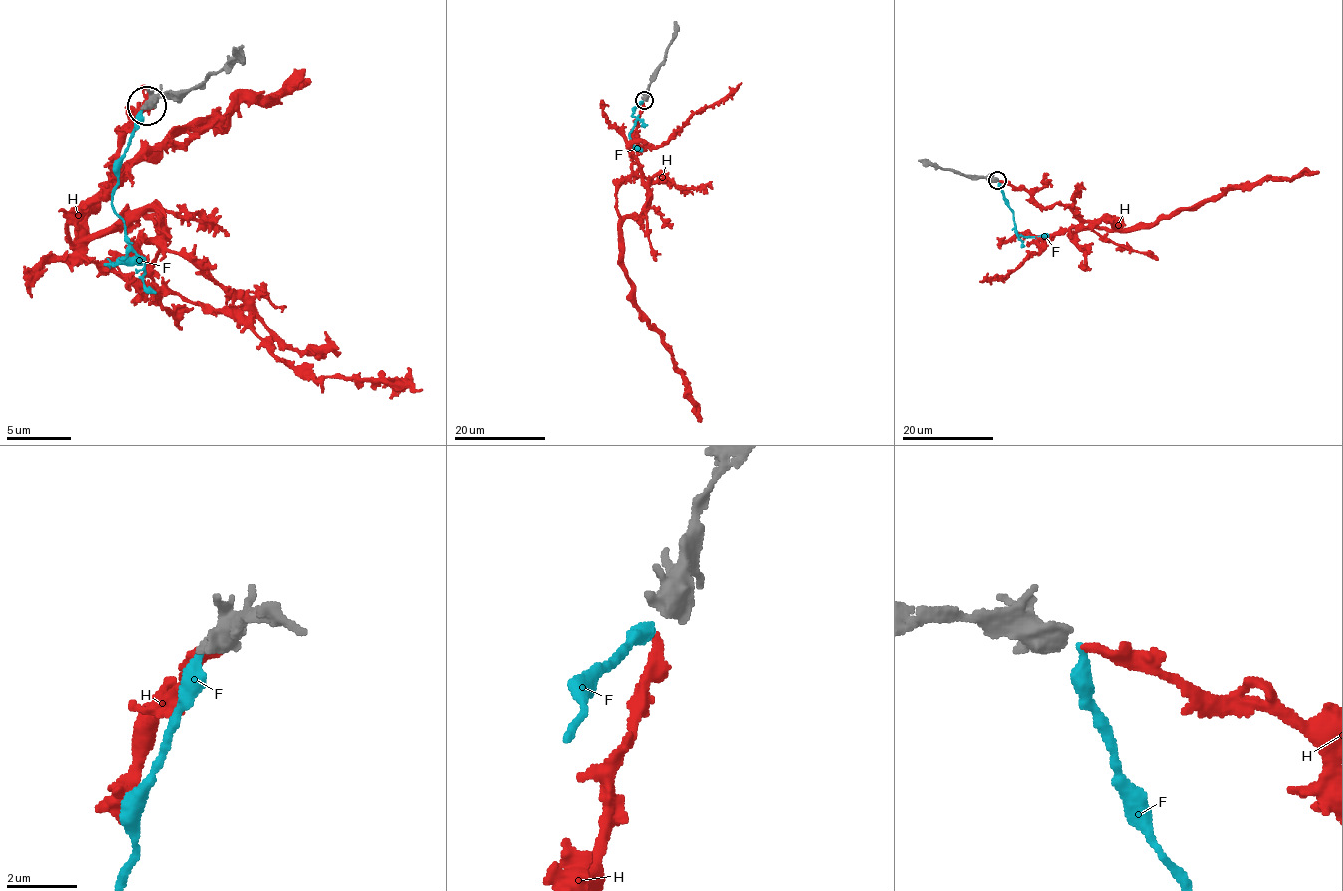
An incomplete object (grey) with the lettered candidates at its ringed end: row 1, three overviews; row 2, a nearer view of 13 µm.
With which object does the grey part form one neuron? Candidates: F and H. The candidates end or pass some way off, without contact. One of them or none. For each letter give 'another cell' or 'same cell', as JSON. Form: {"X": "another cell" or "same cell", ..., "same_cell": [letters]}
{"F": "another cell", "H": "same cell", "same_cell": ["H"]}

